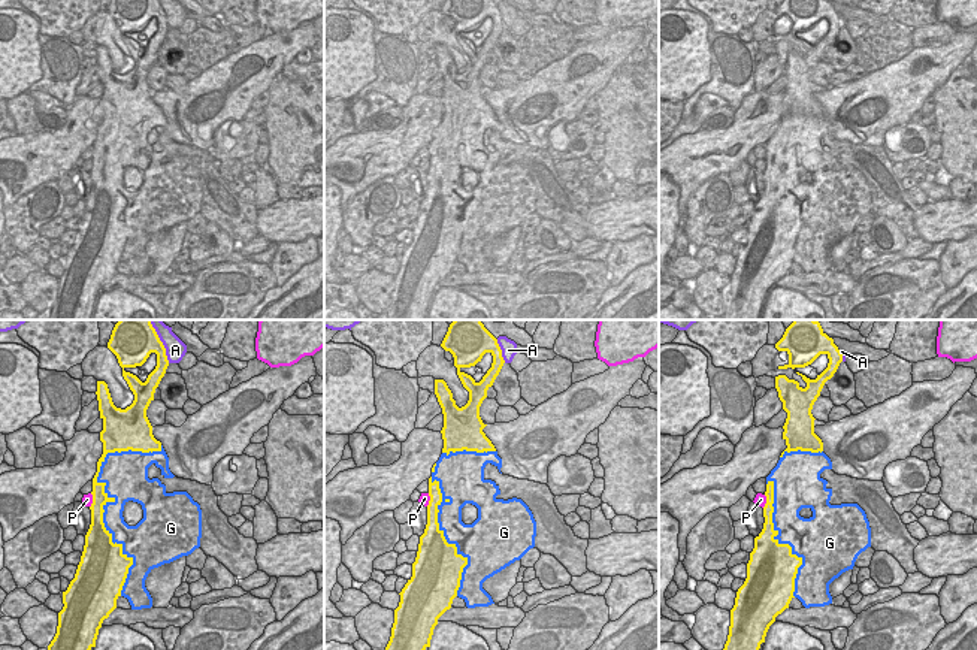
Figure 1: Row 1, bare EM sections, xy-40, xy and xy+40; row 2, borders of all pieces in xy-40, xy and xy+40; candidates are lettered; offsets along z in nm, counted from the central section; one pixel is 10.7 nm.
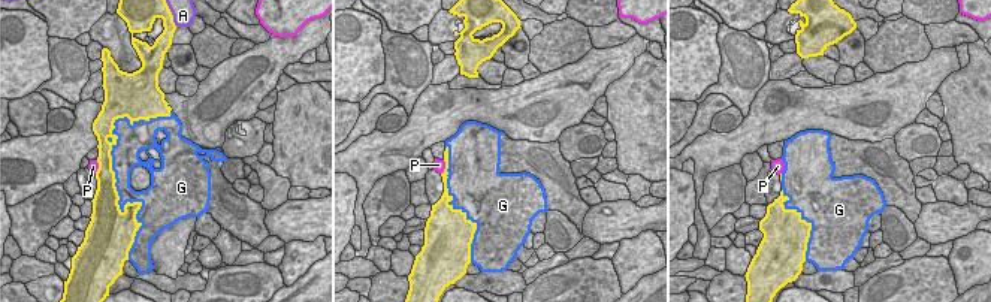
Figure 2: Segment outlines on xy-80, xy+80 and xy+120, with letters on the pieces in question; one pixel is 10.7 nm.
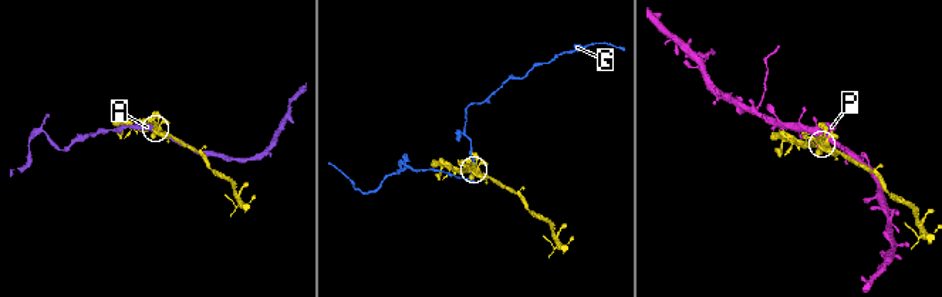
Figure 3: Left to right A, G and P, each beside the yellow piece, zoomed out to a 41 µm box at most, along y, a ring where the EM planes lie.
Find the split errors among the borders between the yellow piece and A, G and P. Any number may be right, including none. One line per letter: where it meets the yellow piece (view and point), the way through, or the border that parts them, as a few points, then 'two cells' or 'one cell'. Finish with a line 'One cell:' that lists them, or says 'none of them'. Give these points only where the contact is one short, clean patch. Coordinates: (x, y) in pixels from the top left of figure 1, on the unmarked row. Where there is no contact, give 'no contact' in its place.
A: xy-40 (165, 14) | two cells
G: xy-40 (114, 165) | two cells
P: xy+40 (767, 166) | two cells
One cell: none of them

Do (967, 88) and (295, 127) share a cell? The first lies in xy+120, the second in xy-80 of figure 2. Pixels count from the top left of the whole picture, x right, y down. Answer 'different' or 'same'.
same

